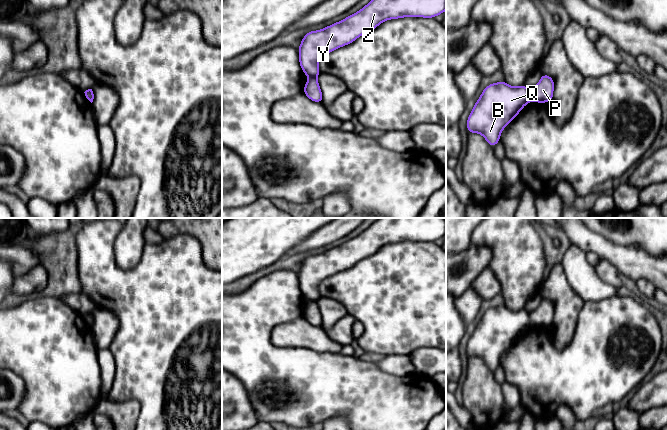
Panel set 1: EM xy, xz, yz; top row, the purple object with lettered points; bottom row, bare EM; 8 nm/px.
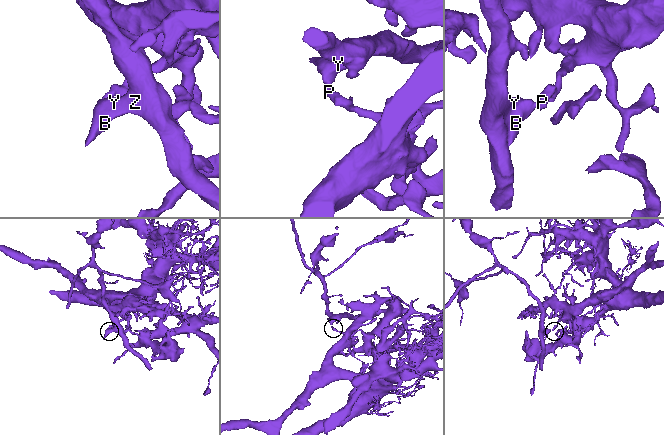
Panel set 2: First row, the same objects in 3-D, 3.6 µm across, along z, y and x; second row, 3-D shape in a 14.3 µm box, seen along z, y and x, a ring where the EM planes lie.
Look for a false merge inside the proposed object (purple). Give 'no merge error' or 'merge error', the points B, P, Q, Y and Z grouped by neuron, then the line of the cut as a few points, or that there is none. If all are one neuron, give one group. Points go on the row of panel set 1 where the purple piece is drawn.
merge error; B Q Y Z / P; cut in yz along (528, 89), (530, 99)

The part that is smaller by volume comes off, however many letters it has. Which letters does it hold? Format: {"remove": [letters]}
{"remove": ["B", "Q", "Y", "Z"]}

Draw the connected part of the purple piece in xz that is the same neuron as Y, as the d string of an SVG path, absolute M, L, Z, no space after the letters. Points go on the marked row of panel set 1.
M371 0L358 12L317 31L309 31L298 48L305 75L320 74L319 60L374 30L382 22L403 17L434 18L446 10L446 0Z

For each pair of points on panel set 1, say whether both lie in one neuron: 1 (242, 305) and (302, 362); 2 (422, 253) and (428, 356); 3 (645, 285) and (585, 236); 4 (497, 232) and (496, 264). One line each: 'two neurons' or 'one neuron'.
1: one neuron
2: two neurons
3: two neurons
4: one neuron

